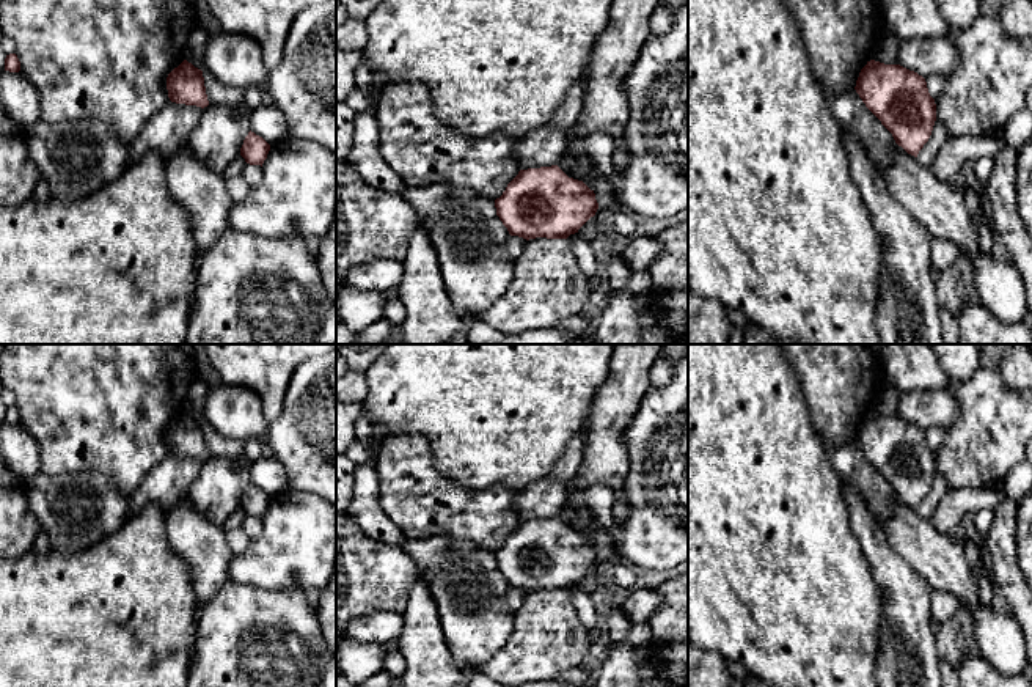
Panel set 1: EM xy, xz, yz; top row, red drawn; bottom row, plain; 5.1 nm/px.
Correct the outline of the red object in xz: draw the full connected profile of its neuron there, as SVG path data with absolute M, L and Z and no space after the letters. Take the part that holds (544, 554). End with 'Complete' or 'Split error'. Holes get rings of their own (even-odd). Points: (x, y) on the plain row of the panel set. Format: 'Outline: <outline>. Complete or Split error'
Outline: M551 517L520 522L495 560L511 588L567 591L595 568L598 555L583 533Z. Complete

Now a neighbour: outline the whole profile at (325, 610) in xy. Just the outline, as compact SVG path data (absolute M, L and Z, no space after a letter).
M336 564L328 585L320 590L316 615L328 649L336 654Z

